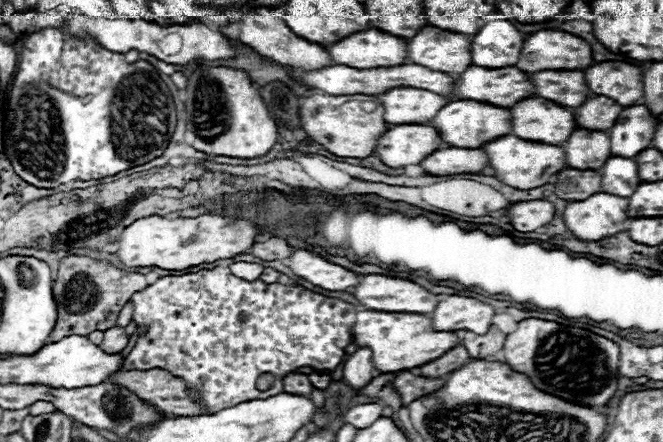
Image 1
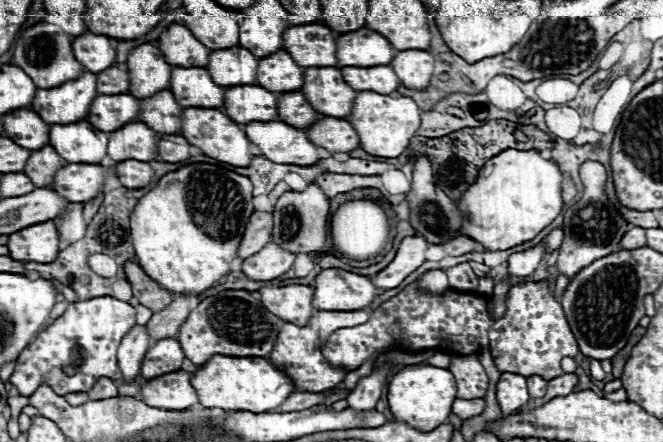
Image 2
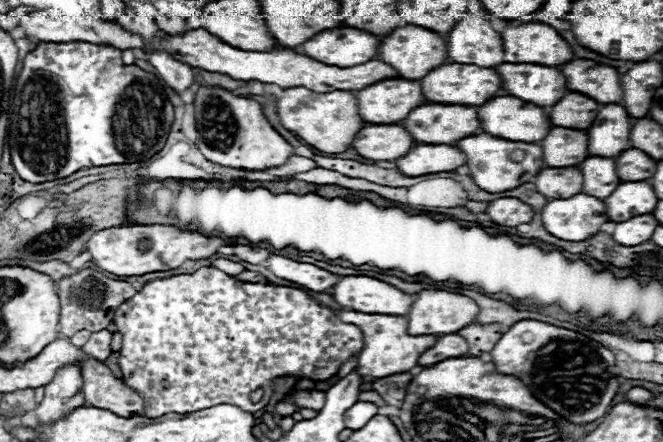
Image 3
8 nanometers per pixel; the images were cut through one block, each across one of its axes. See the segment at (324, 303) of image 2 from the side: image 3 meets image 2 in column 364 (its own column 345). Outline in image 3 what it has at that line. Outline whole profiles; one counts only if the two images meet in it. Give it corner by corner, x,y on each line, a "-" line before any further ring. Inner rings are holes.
342,276
338,284
330,290
330,294
344,308
366,314
394,316
406,316
416,300
416,296
370,276

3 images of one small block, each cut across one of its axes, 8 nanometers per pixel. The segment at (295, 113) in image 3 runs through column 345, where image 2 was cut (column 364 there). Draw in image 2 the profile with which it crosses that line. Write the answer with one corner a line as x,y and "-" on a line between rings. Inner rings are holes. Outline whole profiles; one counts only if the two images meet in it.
362,90
356,94
352,112
346,116
346,120
358,132
362,150
366,150
372,156
398,158
404,152
404,148
410,144
410,138
420,126
420,110
414,104
414,100
408,96
392,98
392,96
382,96
370,90

